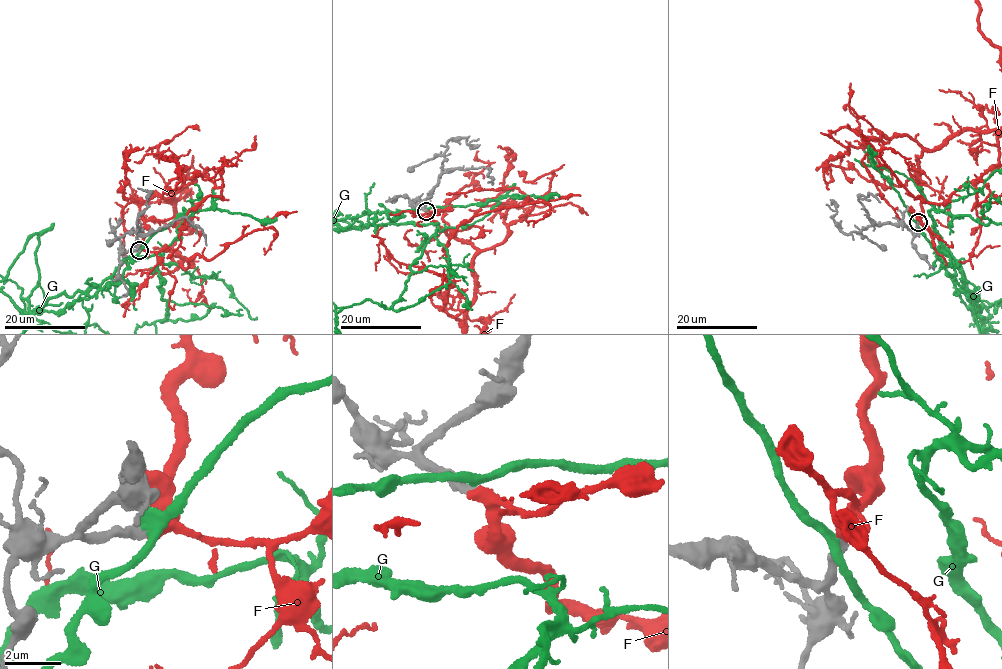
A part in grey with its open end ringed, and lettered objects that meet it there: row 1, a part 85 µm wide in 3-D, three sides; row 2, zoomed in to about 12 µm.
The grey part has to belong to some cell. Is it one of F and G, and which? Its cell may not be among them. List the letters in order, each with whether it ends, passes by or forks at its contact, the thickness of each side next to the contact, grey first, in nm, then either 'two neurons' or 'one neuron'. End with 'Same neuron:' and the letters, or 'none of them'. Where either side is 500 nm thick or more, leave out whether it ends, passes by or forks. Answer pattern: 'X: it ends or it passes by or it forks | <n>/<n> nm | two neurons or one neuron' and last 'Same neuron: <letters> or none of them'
F: it passes by | 360/300 nm | one neuron
G: it passes by | 380/280 nm | two neurons
Same neuron: F

